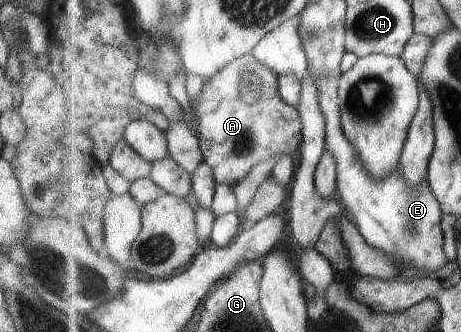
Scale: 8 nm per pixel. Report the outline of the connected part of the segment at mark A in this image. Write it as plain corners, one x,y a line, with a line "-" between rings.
249,53
223,68
215,80
205,86
205,94
197,106
199,118
193,118
183,109
183,120
197,134
205,160
215,170
218,185
236,187
257,164
283,152
298,152
304,139
301,114
281,96
280,74
276,70

